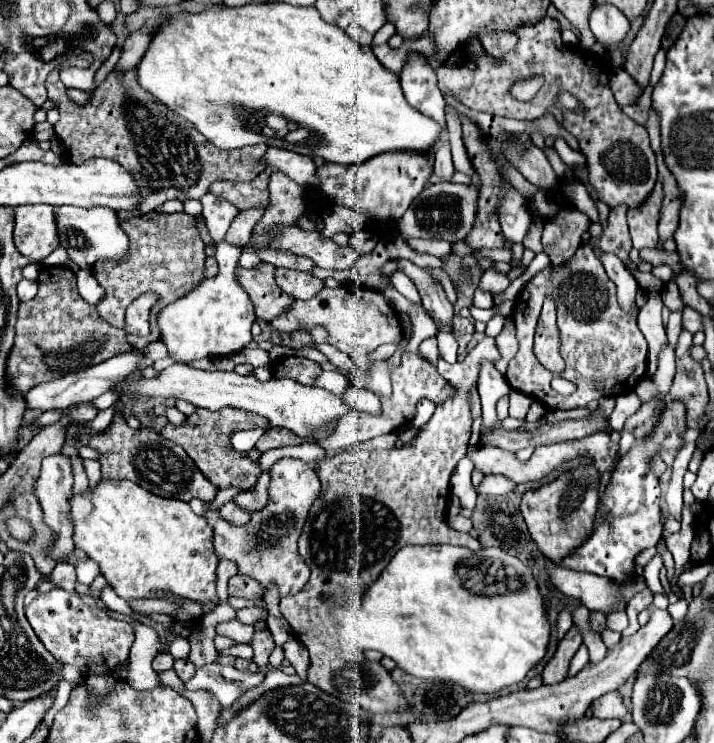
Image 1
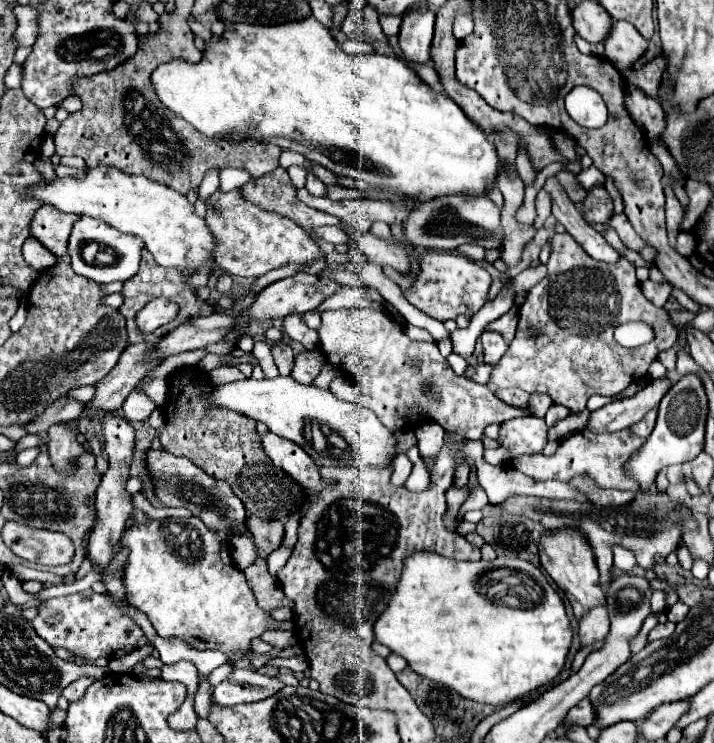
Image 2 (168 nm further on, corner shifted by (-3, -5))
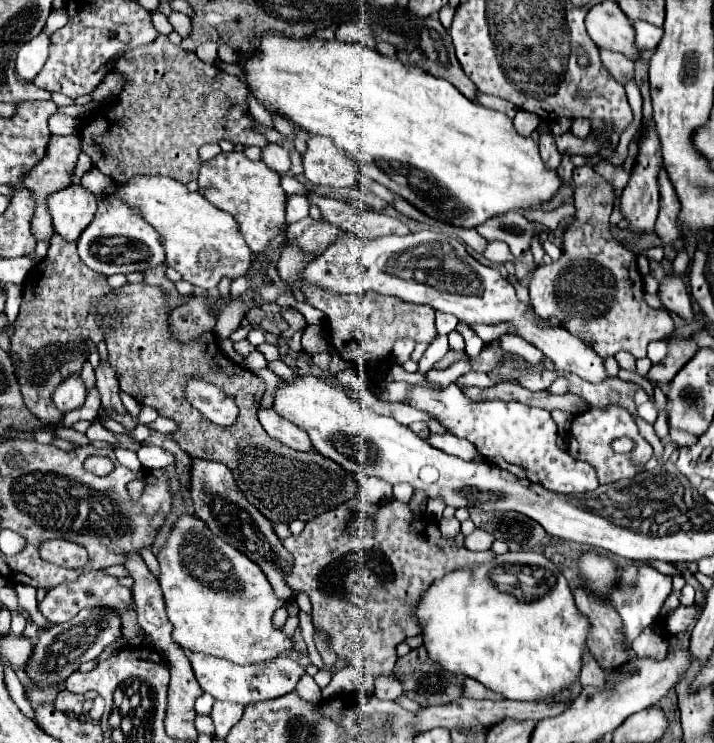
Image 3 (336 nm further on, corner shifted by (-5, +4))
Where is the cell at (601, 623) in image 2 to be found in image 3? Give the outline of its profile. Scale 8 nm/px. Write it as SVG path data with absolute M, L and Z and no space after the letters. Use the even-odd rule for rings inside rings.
M592 654L586 656L584 670L582 670L582 674L580 674L580 684L582 684L582 688L586 688L586 686L604 688L604 672L602 672L602 668L598 666L598 662L594 660Z

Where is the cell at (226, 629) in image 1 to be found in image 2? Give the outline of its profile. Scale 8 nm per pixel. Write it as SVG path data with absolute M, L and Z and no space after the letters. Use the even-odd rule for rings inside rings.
M132 517L132 525L124 529L116 545L116 551L122 549L128 549L122 577L126 599L132 607L148 615L160 637L180 637L194 649L218 649L234 655L238 651L250 651L250 641L260 637L264 631L294 629L293 619L278 623L256 605L244 573L232 563L232 551L226 547L226 539L216 535L216 531L210 531L198 517L150 517L146 523Z

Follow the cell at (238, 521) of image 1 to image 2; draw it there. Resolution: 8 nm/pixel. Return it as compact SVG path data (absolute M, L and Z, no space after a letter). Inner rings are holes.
M244 531L242 535L230 535L230 547L232 547L232 561L236 563L238 569L246 569L258 557L256 541L248 531Z

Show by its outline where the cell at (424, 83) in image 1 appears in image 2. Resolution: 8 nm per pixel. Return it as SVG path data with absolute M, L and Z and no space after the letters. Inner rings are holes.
M422 7L418 11L410 11L404 15L398 41L408 65L430 63L432 37L434 37L434 11Z

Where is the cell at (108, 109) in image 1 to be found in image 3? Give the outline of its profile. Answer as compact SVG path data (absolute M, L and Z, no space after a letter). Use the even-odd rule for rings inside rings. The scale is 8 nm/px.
M166 36L130 50L116 62L116 70L128 76L128 84L118 96L118 102L108 110L106 117L103 112L97 113L80 130L82 152L92 158L94 168L110 176L116 184L126 184L132 176L138 174L158 174L174 178L180 184L188 184L190 180L198 178L198 148L202 144L218 142L222 138L230 140L232 144L260 148L268 144L268 140L262 134L256 134L252 128L252 118L246 106L248 90L242 86L240 78L204 64L196 54L184 52L180 46L174 46Z

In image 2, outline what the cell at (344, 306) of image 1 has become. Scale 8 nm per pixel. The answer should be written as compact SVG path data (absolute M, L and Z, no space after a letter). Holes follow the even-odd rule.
M356 307L356 309L338 309L338 311L324 311L322 313L322 327L318 329L322 351L332 365L346 365L346 371L358 381L362 395L360 405L374 411L376 417L388 427L388 431L406 431L416 429L418 423L424 419L432 419L440 423L446 431L460 431L466 433L468 439L480 439L484 435L484 429L492 423L506 423L508 419L528 415L526 409L516 409L506 403L502 403L486 385L478 385L474 381L468 381L464 377L458 377L446 359L440 355L438 347L434 343L418 343L412 341L400 323L390 319L384 311ZM418 359L418 365L412 365L412 361Z

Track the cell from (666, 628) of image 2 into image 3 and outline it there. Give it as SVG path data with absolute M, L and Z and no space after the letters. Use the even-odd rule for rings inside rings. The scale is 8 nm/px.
M680 604L680 606L674 610L674 614L668 616L668 632L670 632L670 634L684 632L684 630L692 624L692 620L696 618L696 614L698 614L698 606L696 606L696 604L692 604L692 606Z

